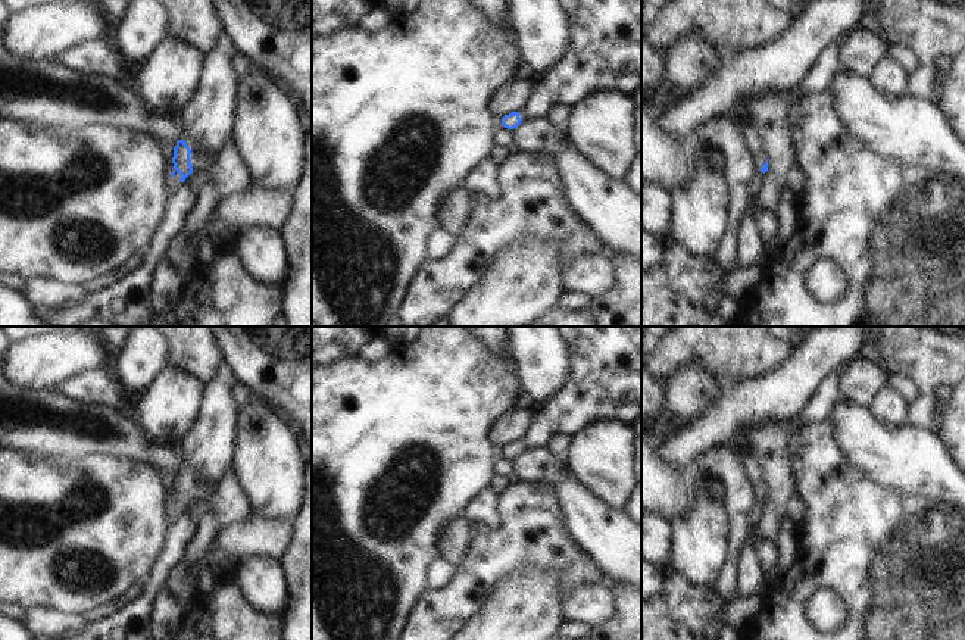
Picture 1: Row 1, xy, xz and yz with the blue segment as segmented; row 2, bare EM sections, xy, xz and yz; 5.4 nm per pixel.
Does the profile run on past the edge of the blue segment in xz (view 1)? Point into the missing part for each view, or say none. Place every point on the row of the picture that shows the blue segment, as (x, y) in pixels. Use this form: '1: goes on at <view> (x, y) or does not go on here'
1: goes on at xz (605, 46)

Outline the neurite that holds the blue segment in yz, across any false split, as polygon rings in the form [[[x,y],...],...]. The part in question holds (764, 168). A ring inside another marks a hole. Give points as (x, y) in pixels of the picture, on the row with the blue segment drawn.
[[[744,122],[743,135],[747,143],[747,147],[753,153],[755,165],[758,166],[758,171],[765,174],[768,171],[768,159],[765,156],[765,146],[759,132],[747,122]]]

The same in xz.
[[[559,0],[559,4],[568,16],[569,46],[546,74],[533,77],[524,107],[502,118],[508,129],[522,121],[546,118],[555,106],[572,107],[593,93],[630,96],[641,87],[641,0]]]

